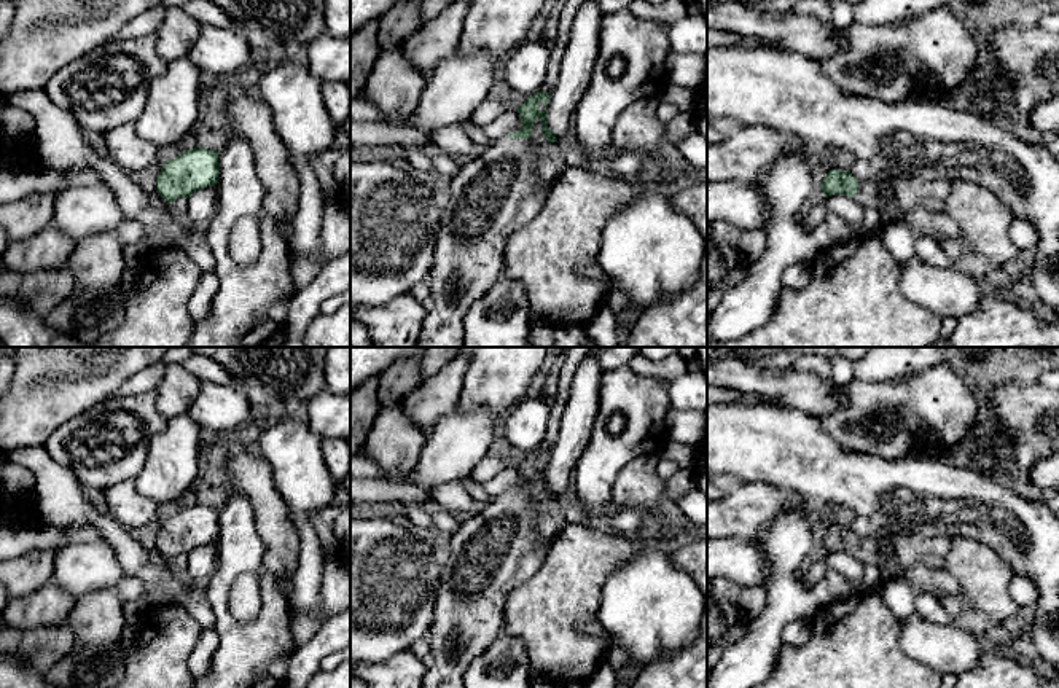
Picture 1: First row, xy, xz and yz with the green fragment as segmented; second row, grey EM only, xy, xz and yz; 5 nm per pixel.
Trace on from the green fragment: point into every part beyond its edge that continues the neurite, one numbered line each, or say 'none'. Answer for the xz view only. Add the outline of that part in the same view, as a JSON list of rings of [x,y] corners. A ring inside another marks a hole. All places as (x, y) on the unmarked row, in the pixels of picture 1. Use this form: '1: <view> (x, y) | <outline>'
1: xz (496, 551) | [[[503,494],[460,524],[451,537],[451,559],[441,567],[435,620],[427,635],[432,651],[422,688],[463,688],[471,661],[502,634],[510,592],[537,573],[545,556],[546,549],[535,538],[529,495]]]

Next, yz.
1: yz (884, 548) | [[[877,530],[871,537],[858,538],[855,557],[865,565],[897,565],[905,570],[922,564],[932,570],[941,570],[951,543],[949,537]]]

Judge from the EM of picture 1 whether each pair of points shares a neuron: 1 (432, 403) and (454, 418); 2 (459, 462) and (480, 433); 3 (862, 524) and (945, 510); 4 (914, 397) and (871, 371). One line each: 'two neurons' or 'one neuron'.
1: two neurons
2: one neuron
3: two neurons
4: two neurons

